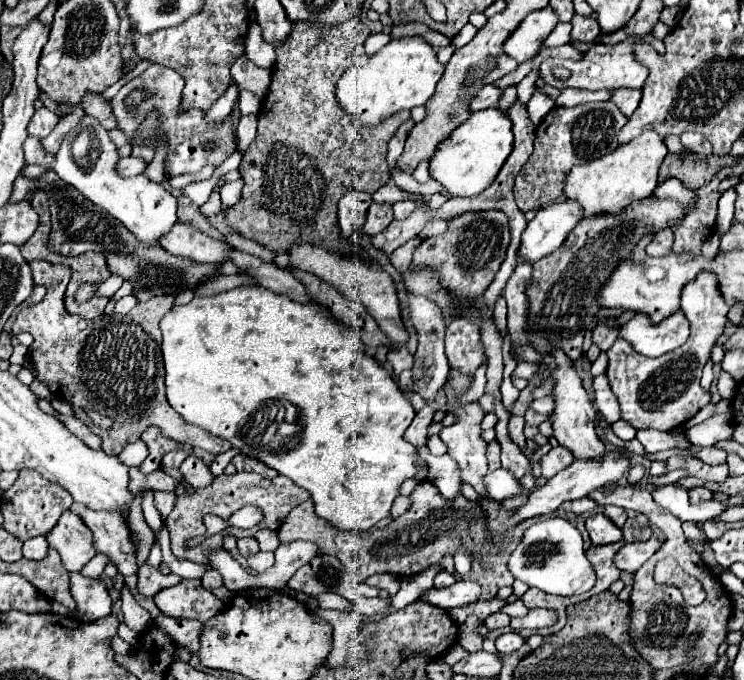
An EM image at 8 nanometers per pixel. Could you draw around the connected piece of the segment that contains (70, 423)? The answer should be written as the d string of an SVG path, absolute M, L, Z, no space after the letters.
M58 414L56 418L58 418L74 436L78 436L86 446L90 446L90 448L94 448L94 450L100 450L102 438L96 436L96 434L92 434L92 430L86 426L86 422L78 420L76 416L62 416L62 414Z

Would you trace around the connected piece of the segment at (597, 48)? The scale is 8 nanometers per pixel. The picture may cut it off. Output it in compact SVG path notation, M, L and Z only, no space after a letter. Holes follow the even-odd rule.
M624 40L620 44L594 44L588 52L582 54L580 60L562 60L562 58L552 58L542 62L540 66L540 76L544 78L546 84L556 86L560 90L564 88L586 88L586 90L616 90L616 88L642 88L648 76L648 68L640 64L634 56L634 44L636 40ZM554 66L564 66L570 70L568 80L558 80L552 74Z

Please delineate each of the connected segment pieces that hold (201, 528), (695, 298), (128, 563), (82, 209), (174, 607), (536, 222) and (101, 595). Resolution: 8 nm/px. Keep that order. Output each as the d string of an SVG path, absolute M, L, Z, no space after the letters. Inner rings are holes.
M236 472L234 476L222 474L222 476L214 478L212 486L200 488L192 496L182 496L182 498L176 500L174 510L166 518L166 526L168 526L170 542L172 542L172 552L174 552L176 558L186 558L186 560L192 560L192 562L208 564L206 552L212 550L212 548L220 548L222 546L222 536L232 534L236 538L244 538L244 536L254 536L256 530L262 530L262 528L276 530L276 528L280 528L280 524L284 522L288 512L292 508L296 508L302 500L308 500L308 498L310 498L310 494L304 488L298 488L298 484L294 484L286 476L276 476L274 480L268 480L268 478L262 478L262 476L254 474L254 472ZM248 504L258 506L262 510L262 514L264 514L264 518L262 518L262 522L258 526L248 528L248 530L228 526L220 534L214 534L214 536L206 534L206 526L204 526L204 520L202 520L206 514L216 514L222 520L228 520L236 510L240 510L242 506L248 506ZM196 536L204 536L204 540L198 546L188 546L188 540L192 540Z
M700 272L694 282L682 288L682 310L692 326L692 334L682 348L662 354L660 358L648 358L636 354L626 340L618 338L608 350L610 362L606 376L610 380L610 388L618 398L622 420L632 424L636 430L674 430L710 402L712 394L700 386L700 376L706 360L710 358L712 346L722 334L728 314L728 304L722 292L718 292L718 278L712 272Z
M72 504L70 508L94 534L94 548L98 554L106 554L118 568L122 576L138 574L136 566L136 546L130 536L130 528L118 512L96 512L82 504Z
M46 170L38 178L18 178L14 182L14 192L10 196L10 202L24 200L28 194L44 190L48 194L50 202L50 214L52 214L52 234L50 234L50 246L54 252L64 256L78 256L86 250L104 252L108 260L108 270L112 274L120 274L134 284L134 296L140 302L146 302L158 294L172 294L176 296L180 290L194 290L194 286L208 278L218 264L198 264L180 256L168 254L160 246L146 246L142 244L126 226L118 224L108 212L102 212L102 208L94 208L90 200L86 200L78 190L70 188L54 170Z
M182 580L172 588L164 588L154 596L156 606L164 616L172 618L196 618L202 624L222 612L224 604L206 588L200 580Z
M560 200L540 208L522 234L518 260L536 262L554 252L580 220L582 206L576 200Z
M69 572L72 598L76 600L76 618L82 622L94 622L98 618L110 616L112 600L110 594L100 580L90 580L80 573Z

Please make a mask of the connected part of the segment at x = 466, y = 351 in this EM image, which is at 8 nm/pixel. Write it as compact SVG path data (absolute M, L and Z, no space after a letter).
M452 320L446 328L446 356L450 366L474 374L486 360L478 326L466 320Z

